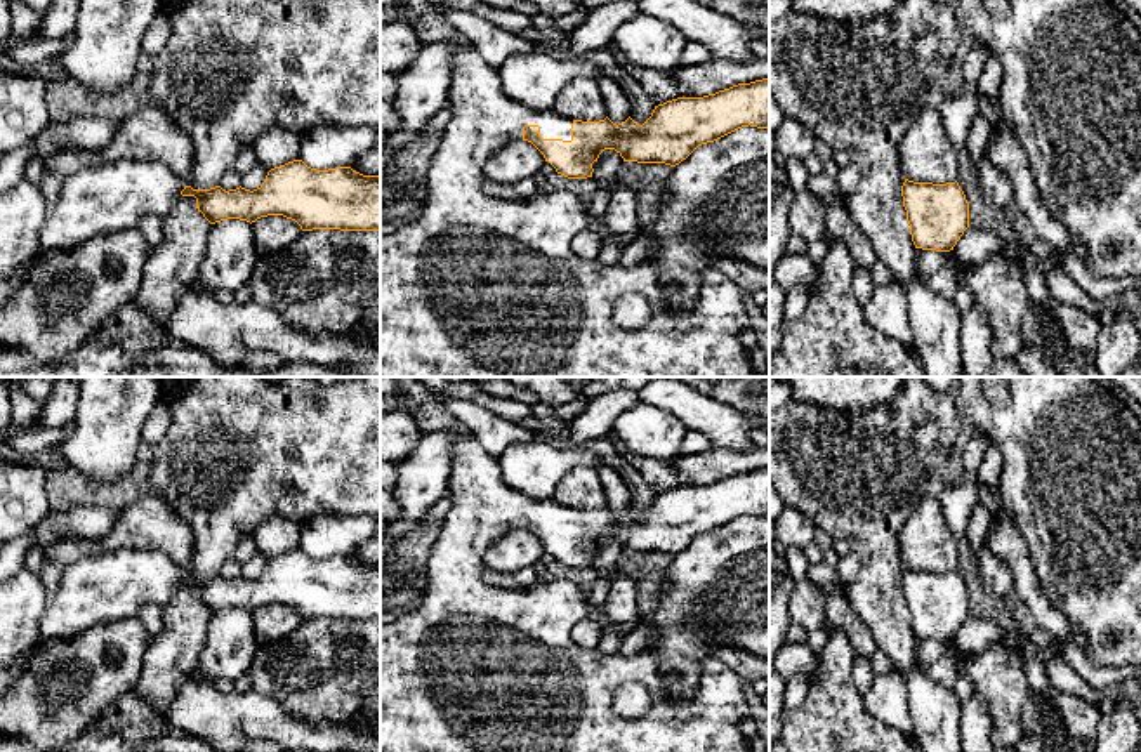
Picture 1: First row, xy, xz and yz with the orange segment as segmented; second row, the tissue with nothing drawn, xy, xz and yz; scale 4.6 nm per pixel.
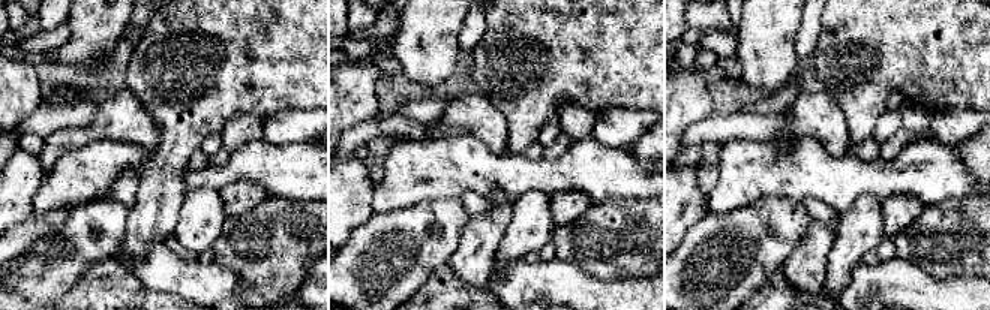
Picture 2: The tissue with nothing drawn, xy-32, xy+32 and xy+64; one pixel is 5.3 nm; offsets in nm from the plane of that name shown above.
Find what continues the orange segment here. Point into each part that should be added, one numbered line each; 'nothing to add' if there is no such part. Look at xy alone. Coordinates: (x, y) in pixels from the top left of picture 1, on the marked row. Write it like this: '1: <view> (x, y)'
1: xy (113, 197)

